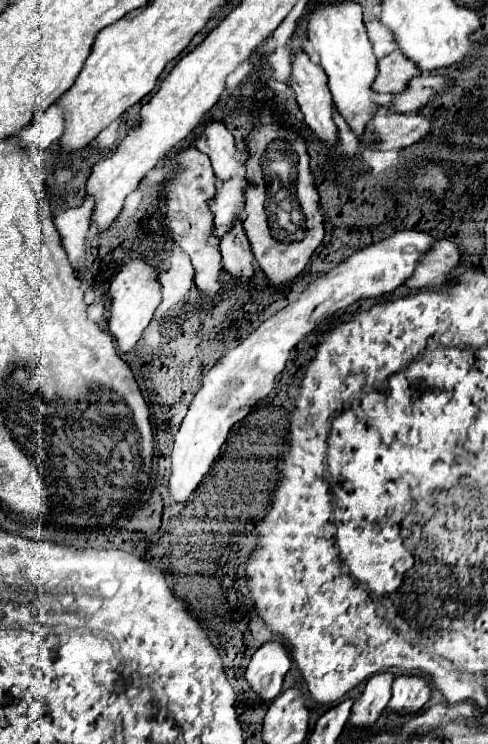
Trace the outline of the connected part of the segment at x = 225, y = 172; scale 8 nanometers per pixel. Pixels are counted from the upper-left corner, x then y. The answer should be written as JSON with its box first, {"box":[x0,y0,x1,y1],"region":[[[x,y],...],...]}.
{"box":[194,120,244,180],"region":[[[206,120],[202,126],[202,132],[194,140],[194,146],[200,152],[208,154],[208,158],[212,160],[212,168],[214,168],[216,178],[228,180],[230,176],[244,172],[244,164],[240,164],[234,158],[234,152],[236,152],[234,138],[222,122]]]}

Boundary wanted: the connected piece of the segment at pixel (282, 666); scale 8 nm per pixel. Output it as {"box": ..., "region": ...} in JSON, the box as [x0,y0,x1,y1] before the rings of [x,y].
{"box":[244,642,290,702],"region":[[[268,642],[256,650],[244,674],[256,702],[270,702],[282,692],[282,680],[290,664],[290,652],[282,642]]]}

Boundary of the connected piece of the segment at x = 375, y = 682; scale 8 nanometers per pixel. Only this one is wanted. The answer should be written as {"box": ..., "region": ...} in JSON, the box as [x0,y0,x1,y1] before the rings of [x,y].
{"box":[350,672,394,728],"region":[[[382,672],[366,682],[366,688],[362,696],[354,702],[352,714],[350,714],[350,726],[352,728],[372,728],[386,708],[390,700],[390,688],[392,688],[394,676],[390,672]]]}

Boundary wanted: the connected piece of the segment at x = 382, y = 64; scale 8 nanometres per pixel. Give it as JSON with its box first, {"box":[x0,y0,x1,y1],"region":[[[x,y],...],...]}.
{"box":[372,50,418,92],"region":[[[395,50],[378,61],[378,76],[372,84],[374,92],[400,92],[410,76],[416,76],[418,68],[410,64],[400,50]]]}

